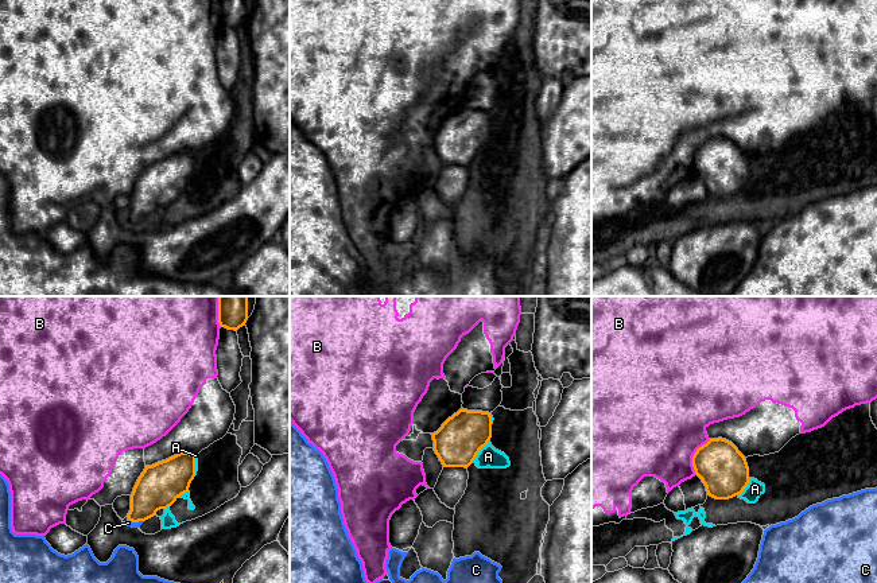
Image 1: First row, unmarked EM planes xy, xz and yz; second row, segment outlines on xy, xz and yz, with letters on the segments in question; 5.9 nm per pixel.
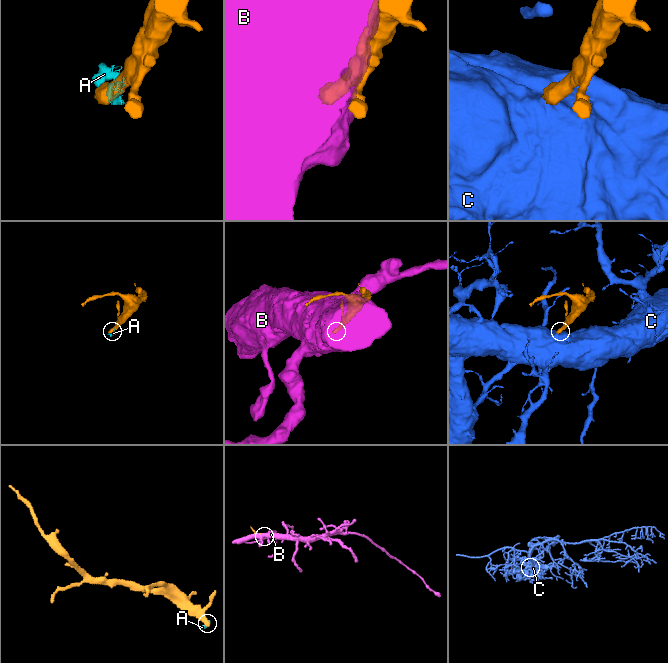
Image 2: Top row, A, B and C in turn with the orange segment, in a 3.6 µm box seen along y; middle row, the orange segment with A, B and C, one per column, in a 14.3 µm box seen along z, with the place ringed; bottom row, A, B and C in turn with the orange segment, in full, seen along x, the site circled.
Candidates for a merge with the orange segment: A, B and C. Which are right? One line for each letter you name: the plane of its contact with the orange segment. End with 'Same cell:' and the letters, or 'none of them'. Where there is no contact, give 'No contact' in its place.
C: Touches orange in xy
Same cell: C

